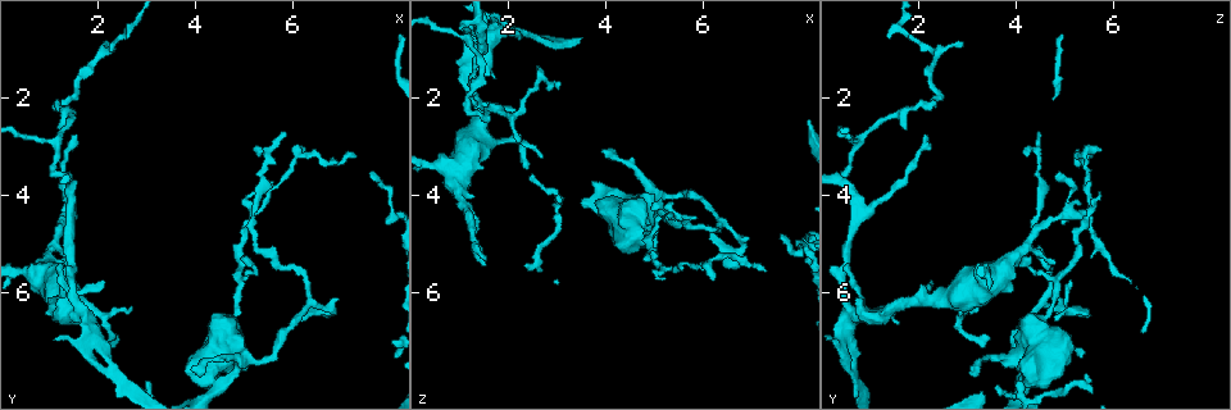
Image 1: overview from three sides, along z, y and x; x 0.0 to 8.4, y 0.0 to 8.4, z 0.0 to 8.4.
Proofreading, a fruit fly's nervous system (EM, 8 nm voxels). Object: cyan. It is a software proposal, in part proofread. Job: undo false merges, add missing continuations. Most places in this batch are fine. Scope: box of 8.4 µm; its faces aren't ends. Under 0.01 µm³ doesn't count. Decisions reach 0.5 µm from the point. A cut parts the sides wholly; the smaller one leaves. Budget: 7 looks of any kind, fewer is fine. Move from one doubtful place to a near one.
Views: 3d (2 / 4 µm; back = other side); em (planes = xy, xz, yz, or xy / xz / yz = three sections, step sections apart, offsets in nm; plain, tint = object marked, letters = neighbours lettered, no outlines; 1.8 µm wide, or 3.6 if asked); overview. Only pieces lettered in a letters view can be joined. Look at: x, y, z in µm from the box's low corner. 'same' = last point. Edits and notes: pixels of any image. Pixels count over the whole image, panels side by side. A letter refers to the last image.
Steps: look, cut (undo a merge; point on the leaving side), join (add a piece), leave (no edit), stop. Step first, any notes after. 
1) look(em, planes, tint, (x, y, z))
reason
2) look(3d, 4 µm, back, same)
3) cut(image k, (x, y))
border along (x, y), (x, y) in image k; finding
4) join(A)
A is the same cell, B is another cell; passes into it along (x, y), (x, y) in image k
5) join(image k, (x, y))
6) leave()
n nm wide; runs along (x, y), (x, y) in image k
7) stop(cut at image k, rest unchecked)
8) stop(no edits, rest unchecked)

look(em, planes, plain, (2.15, 5.80, 2.25))
an open end

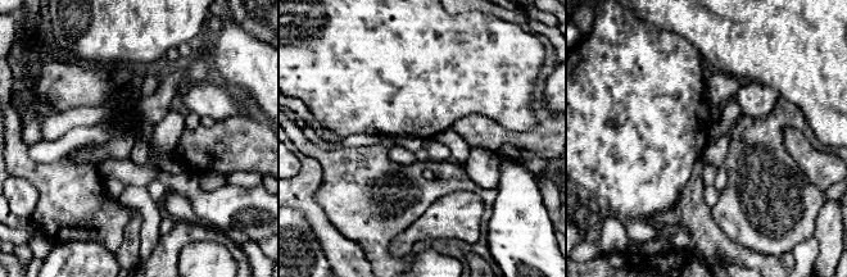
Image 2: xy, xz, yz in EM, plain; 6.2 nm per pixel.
look(em, planes, letters, same)

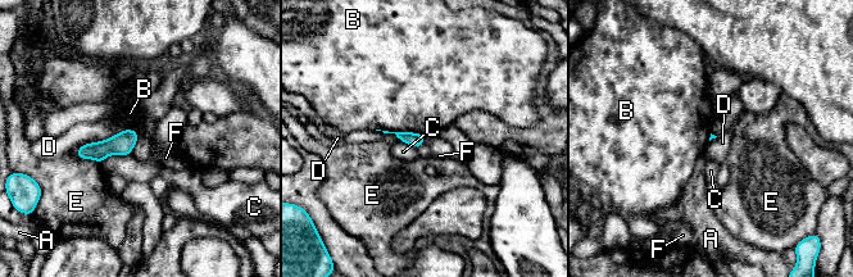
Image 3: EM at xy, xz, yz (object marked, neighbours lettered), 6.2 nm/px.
leave()
A, B, C, D, E and F are other cells; border along (125, 128), (104, 140), (96, 141) in image 3; none of them fits

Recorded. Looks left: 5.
look(em, xz, step 8, tint, (1.70, 6.40, 0.70))
sharp bend

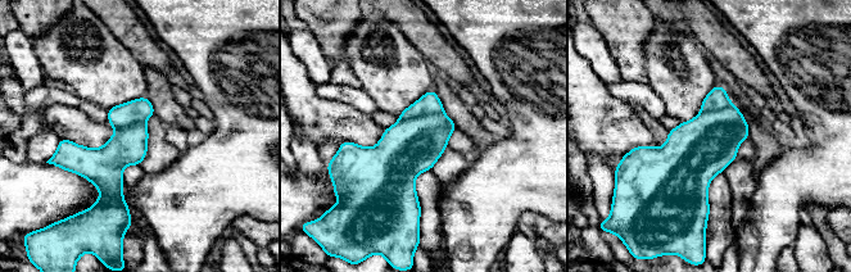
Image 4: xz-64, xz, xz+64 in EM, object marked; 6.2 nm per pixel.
look(em, xz, step 8, letters, same)
see the neighbours

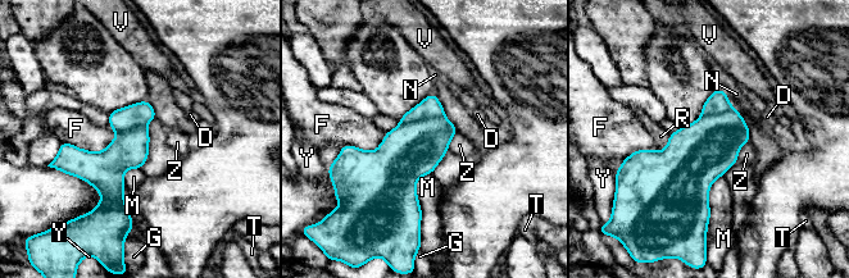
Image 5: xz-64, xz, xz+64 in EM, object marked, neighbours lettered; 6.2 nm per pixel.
leave()
D, F, G, M, N, R, T, V, Y and Z are other cells; border along (117, 132), (98, 151), (62, 141) in image 5; one neuron here

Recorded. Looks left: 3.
look(em, yz, step 8, tint, (1.45, 4.55, 0.70))
three arms meet

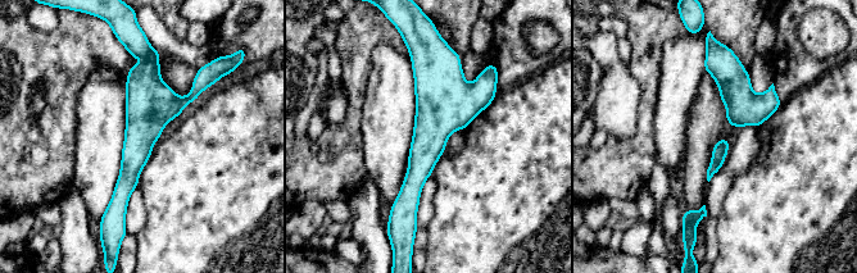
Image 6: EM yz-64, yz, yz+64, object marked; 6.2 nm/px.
look(em, xy, step 4, letters, same)

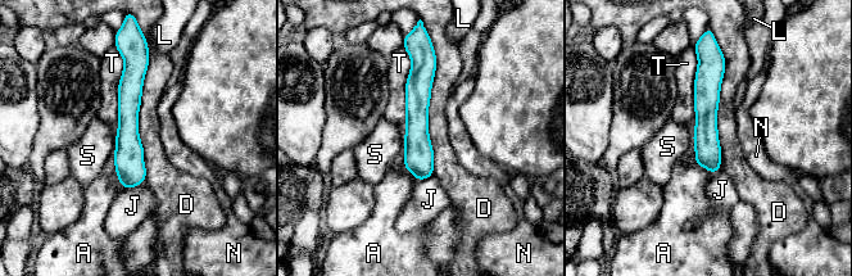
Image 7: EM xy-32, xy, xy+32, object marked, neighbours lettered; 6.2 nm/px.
leave()
160 nm wide; D touches over 800 nm; A, D, J, L, N, S and T are other cells; one neuron here

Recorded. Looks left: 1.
stop(no edits, rest unchecked)

